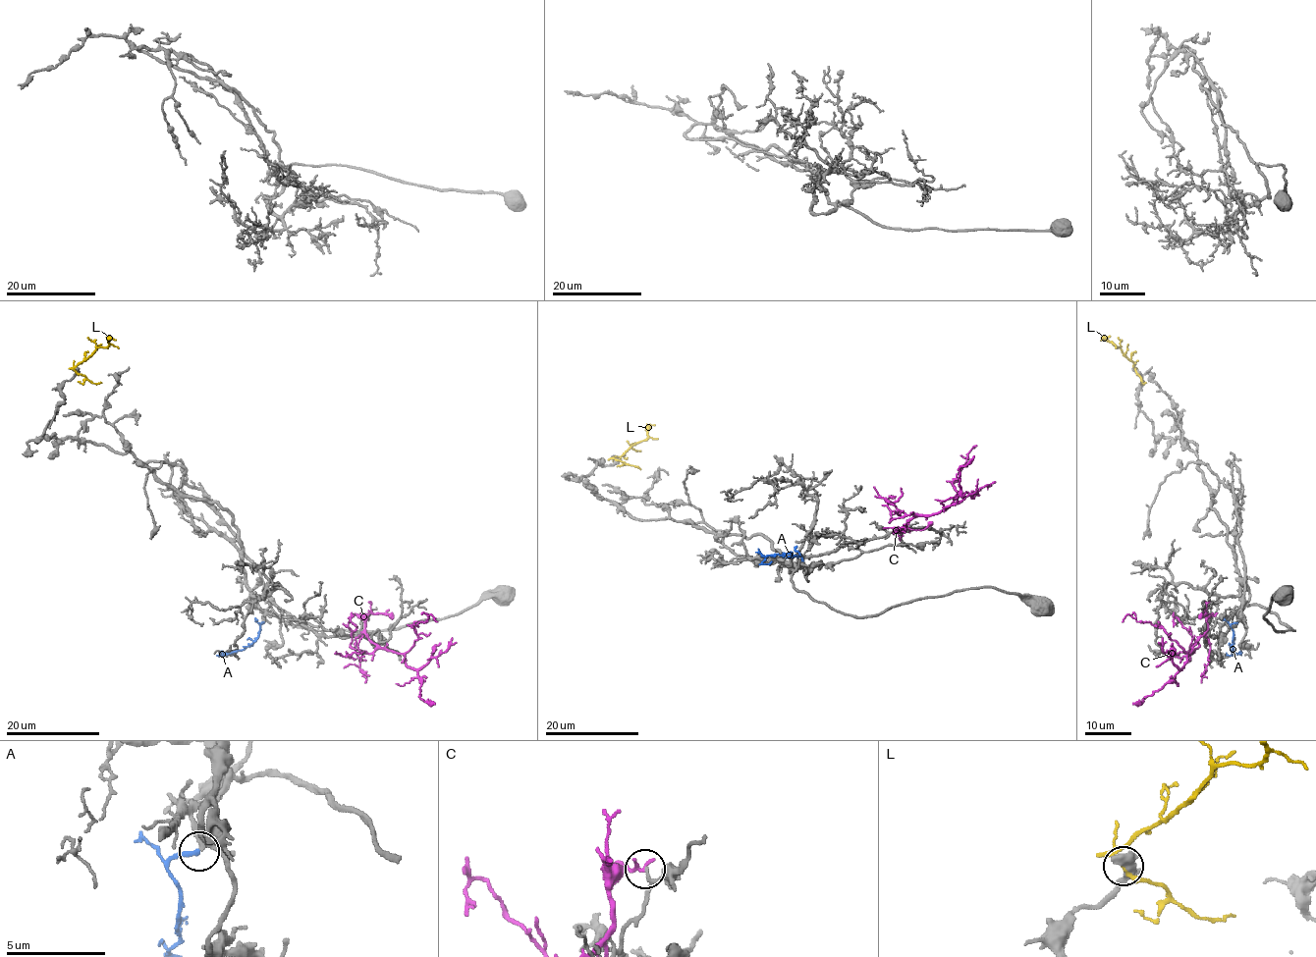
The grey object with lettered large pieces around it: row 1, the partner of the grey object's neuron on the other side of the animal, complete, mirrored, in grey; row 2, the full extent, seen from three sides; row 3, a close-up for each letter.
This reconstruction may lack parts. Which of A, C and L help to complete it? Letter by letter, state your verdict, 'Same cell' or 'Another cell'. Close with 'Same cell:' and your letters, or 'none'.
A: Same cell
C: Another cell
L: Another cell
Same cell: A

